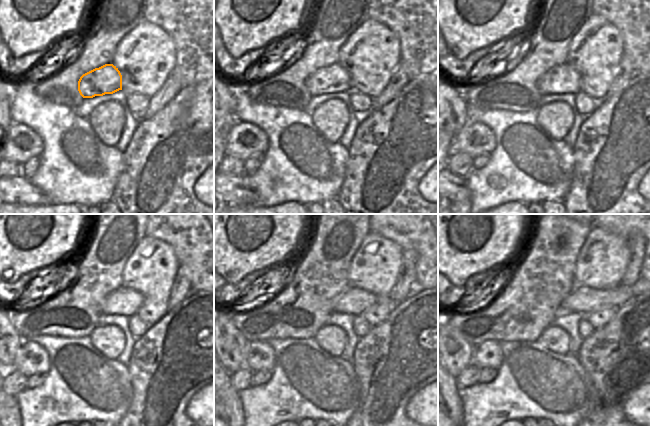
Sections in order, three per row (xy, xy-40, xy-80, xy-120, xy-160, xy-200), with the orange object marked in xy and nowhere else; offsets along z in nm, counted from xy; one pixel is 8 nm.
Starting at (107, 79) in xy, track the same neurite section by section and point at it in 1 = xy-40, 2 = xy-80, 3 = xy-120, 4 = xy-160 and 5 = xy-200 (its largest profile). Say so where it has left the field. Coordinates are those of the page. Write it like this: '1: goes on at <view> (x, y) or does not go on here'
1: goes on at xy-40 (334, 78)
2: goes on at xy-80 (562, 79)
3: goes on at xy-120 (124, 301)
4: goes on at xy-160 (355, 301)
5: goes on at xy-200 (582, 299)

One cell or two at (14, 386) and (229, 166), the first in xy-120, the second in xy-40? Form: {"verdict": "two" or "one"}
{"verdict": "one"}

